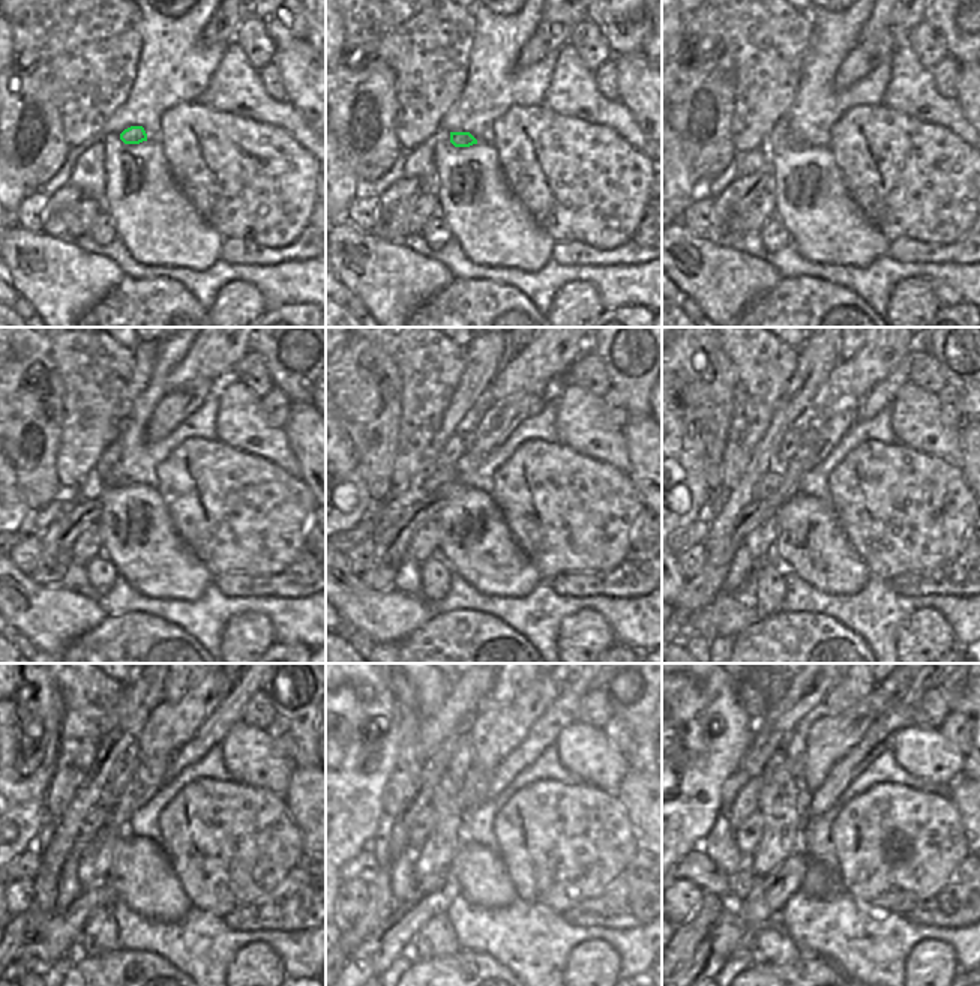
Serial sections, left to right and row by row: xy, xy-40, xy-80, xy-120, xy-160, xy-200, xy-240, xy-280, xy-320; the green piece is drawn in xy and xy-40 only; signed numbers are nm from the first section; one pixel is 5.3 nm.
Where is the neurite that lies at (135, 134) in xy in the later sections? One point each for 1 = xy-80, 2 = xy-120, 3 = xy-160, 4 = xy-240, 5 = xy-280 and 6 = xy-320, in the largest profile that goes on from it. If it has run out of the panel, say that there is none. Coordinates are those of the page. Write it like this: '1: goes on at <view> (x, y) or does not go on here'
1: goes on at xy-80 (794, 141)
2: goes on at xy-120 (116, 477)
3: goes on at xy-160 (435, 479)
4: goes on at xy-240 (96, 820)
5: goes on at xy-280 (423, 823)
6: goes on at xy-320 (748, 836)

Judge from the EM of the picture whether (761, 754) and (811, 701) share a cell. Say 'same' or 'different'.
same

